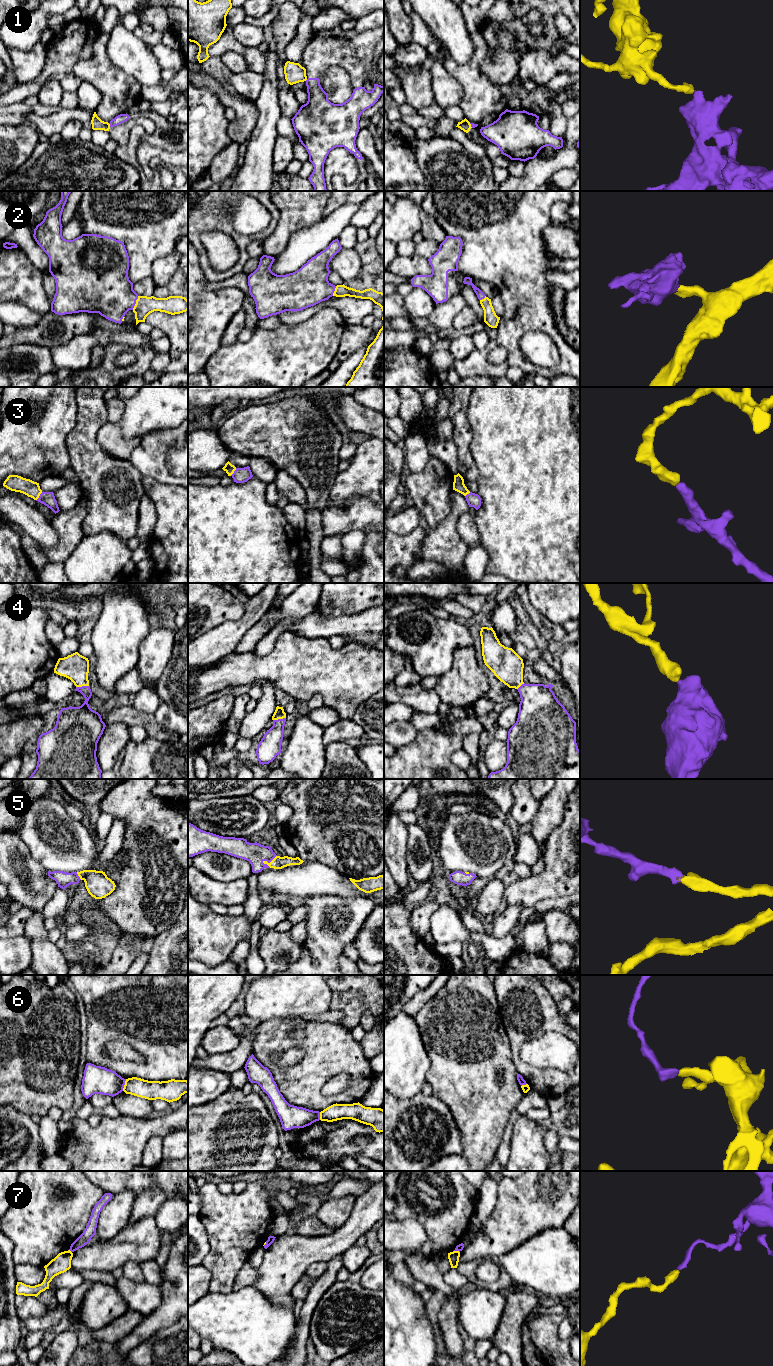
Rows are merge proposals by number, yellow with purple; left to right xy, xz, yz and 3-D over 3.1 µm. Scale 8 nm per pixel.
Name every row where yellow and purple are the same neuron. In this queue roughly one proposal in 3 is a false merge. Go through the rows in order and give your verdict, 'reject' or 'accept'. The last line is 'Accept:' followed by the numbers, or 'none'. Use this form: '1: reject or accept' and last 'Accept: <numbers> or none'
1: reject
2: accept
3: accept
4: accept
5: accept
6: reject
7: reject
Accept: 2, 3, 4, 5

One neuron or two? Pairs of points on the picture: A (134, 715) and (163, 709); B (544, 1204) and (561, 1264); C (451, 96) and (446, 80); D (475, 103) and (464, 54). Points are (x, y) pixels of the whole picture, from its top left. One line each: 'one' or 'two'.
A: two
B: two
C: one
D: two

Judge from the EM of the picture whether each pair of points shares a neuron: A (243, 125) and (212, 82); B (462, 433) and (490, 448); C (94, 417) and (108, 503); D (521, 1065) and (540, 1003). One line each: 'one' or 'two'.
A: one
B: two
C: one
D: one

